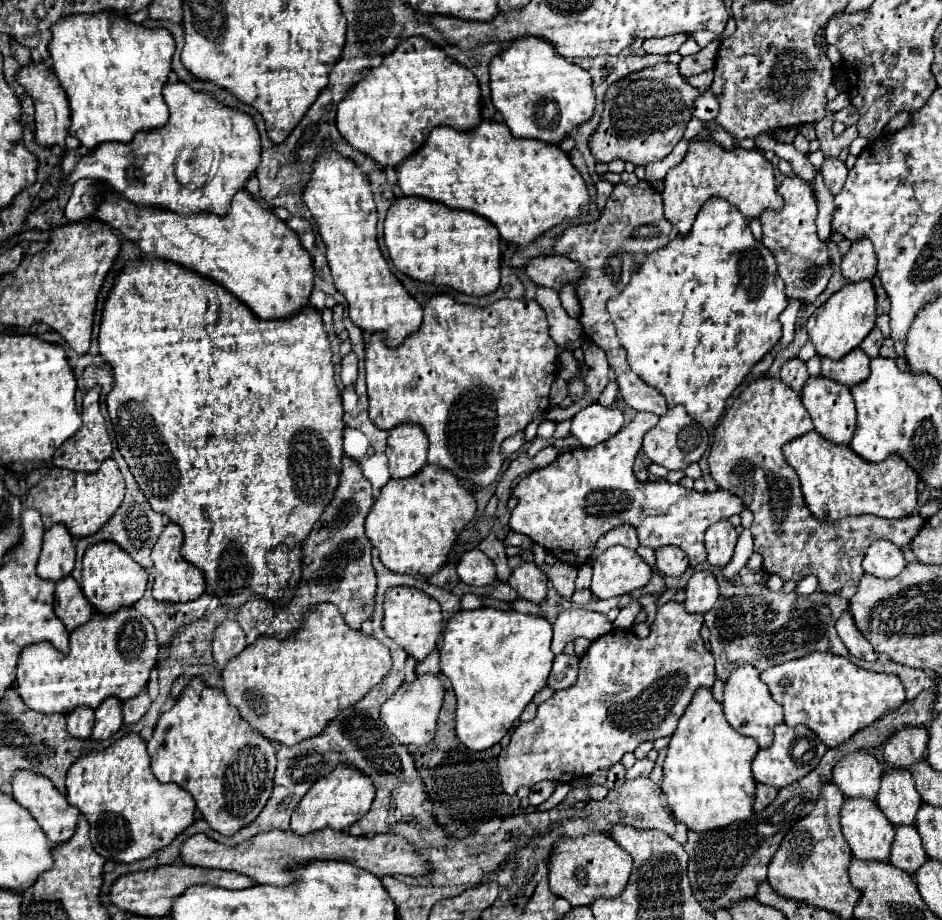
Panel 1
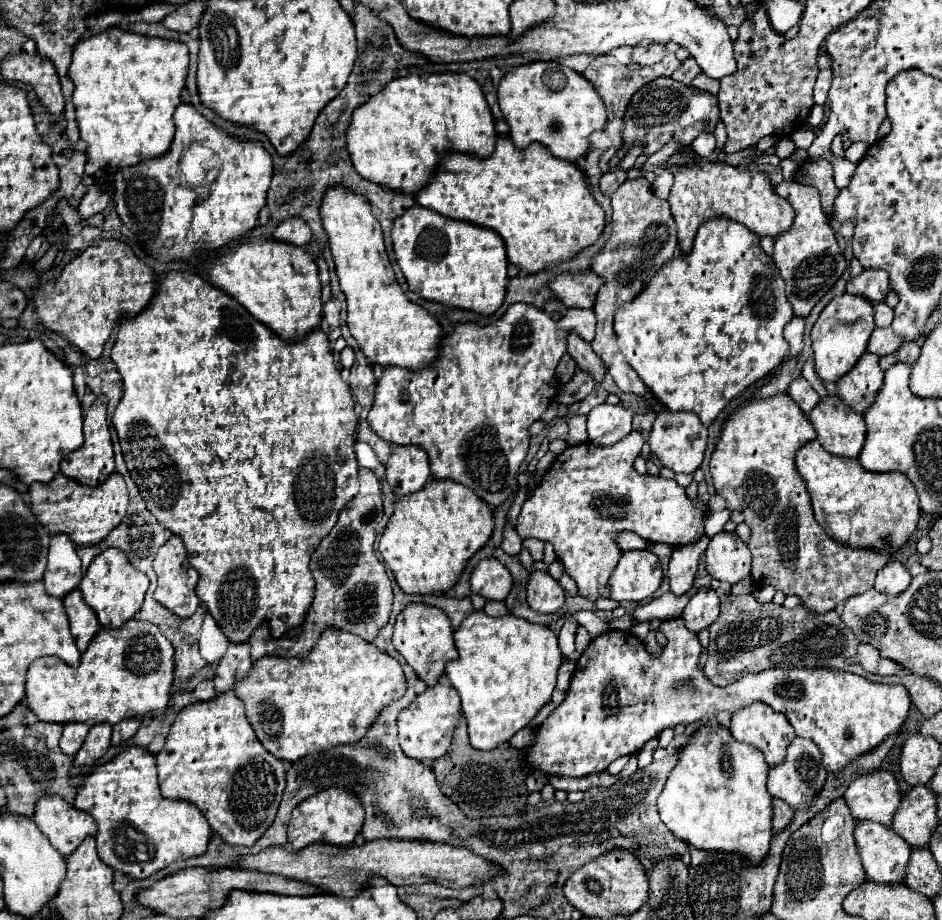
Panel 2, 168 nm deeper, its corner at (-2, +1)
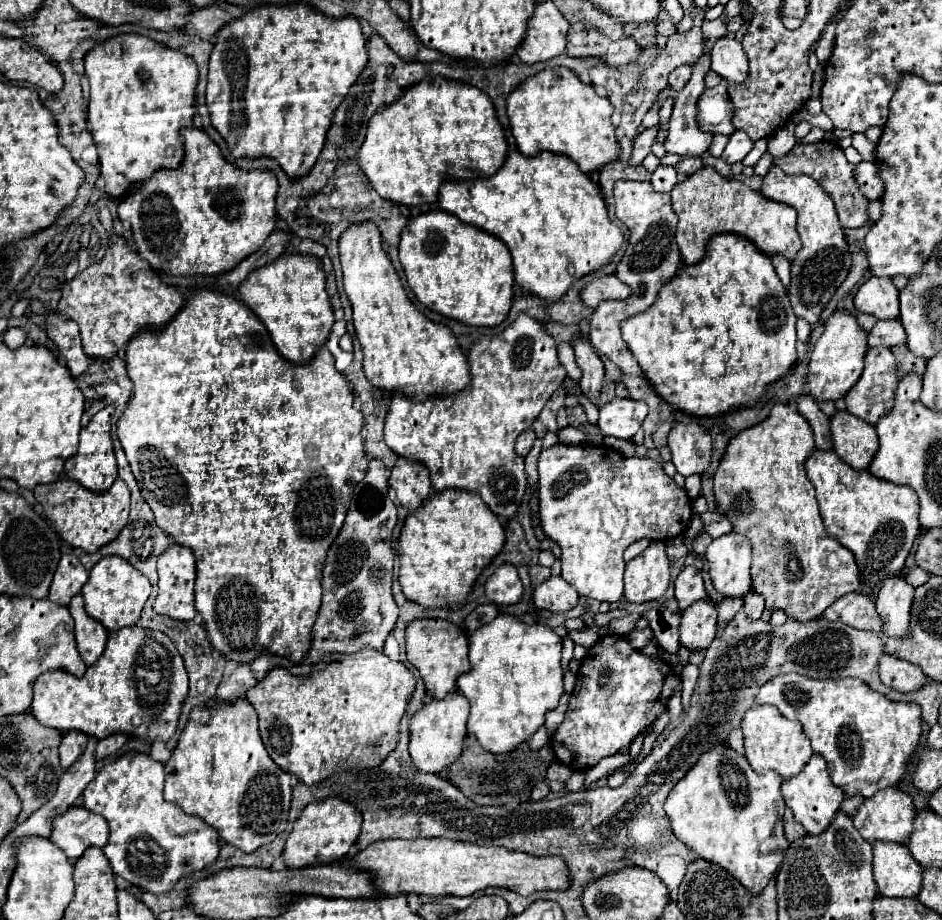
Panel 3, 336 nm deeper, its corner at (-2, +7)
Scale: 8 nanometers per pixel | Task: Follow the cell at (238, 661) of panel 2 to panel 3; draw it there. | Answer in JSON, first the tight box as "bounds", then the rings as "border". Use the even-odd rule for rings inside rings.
{"bounds":[217,664,257,702],"border":[[[239,664],[235,668],[235,672],[231,674],[231,678],[227,682],[221,682],[217,688],[217,698],[221,702],[235,702],[237,698],[245,696],[245,692],[249,688],[253,688],[257,684],[257,680],[253,678],[253,672],[249,668],[249,664]]]}

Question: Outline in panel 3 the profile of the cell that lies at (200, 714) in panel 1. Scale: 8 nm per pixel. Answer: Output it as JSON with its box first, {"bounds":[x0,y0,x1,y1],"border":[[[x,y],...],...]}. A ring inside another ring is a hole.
{"bounds":[165,698,291,852],"border":[[[239,698],[237,702],[219,702],[215,708],[195,708],[189,714],[177,748],[165,764],[165,776],[165,798],[169,802],[213,826],[227,844],[237,846],[243,852],[255,852],[257,848],[273,842],[275,836],[287,828],[291,776],[269,758],[259,736],[257,712],[245,698]]]}

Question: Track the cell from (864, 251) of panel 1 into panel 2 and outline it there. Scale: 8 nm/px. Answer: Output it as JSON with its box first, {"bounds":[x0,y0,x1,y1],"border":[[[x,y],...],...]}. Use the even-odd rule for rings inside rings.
{"bounds":[847,268,889,304],"border":[[[863,268],[859,276],[853,276],[847,282],[849,294],[859,294],[875,304],[881,302],[889,290],[889,276],[885,276],[885,270],[881,268]]]}

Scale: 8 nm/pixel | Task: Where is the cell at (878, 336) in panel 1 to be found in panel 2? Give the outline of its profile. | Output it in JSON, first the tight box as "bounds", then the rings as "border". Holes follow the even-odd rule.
{"bounds":[867,328,905,356],"border":[[[875,328],[871,338],[869,338],[867,350],[877,354],[877,356],[883,356],[883,354],[895,352],[903,342],[905,340],[899,338],[895,332],[891,332],[891,328]]]}

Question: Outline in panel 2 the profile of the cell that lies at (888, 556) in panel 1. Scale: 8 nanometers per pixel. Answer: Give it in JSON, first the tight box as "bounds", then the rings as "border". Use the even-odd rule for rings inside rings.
{"bounds":[875,560,911,594],"border":[[[897,560],[887,562],[881,570],[877,570],[875,576],[875,588],[885,594],[899,594],[909,586],[909,582],[911,582],[911,574]]]}

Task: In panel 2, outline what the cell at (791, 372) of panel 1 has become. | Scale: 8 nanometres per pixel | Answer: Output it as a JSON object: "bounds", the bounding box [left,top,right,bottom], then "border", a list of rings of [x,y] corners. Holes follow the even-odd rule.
{"bounds":[789,376,819,416],"border":[[[801,376],[801,378],[795,378],[789,386],[789,396],[793,396],[793,400],[801,406],[801,410],[809,416],[809,410],[813,410],[813,406],[819,402],[819,396],[817,392],[813,390],[813,386]]]}

